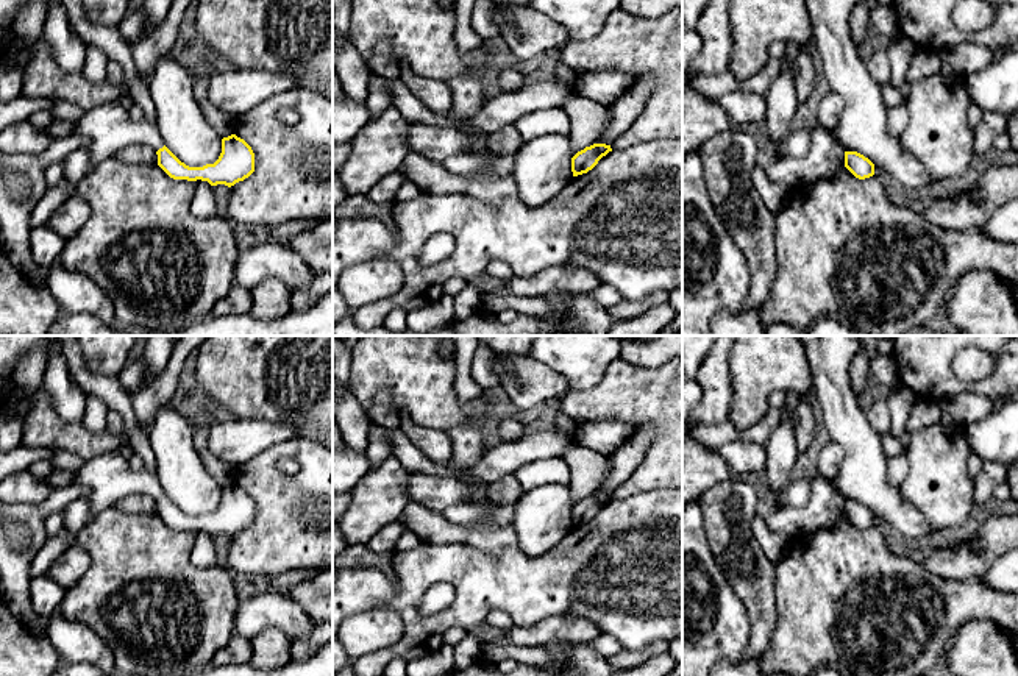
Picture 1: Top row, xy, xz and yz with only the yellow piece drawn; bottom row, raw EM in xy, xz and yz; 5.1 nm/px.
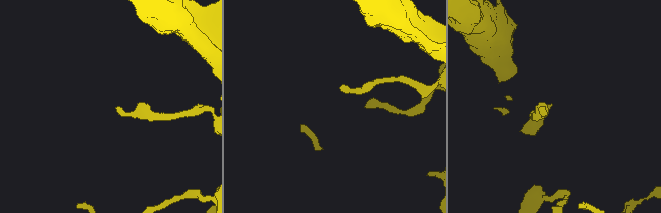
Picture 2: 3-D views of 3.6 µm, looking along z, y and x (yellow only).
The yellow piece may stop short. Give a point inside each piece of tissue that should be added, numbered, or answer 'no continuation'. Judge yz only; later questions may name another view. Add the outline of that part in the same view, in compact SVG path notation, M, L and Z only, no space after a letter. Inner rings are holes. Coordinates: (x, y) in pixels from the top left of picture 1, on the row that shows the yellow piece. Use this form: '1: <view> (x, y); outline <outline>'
no continuation

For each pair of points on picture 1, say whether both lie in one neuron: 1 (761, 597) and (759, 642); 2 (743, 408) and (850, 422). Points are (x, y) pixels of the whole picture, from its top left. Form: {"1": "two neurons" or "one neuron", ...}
{"1": "one neuron", "2": "two neurons"}

